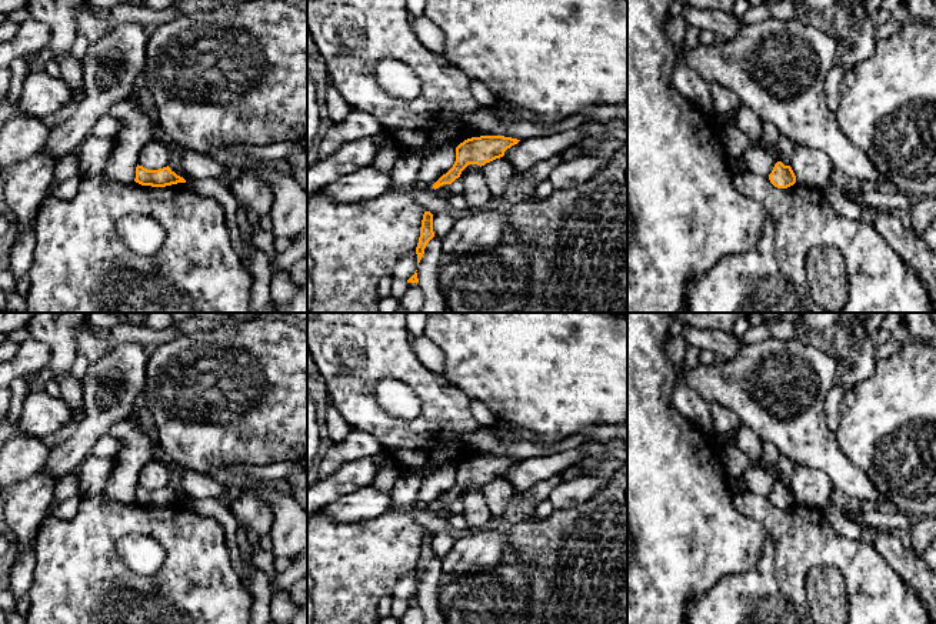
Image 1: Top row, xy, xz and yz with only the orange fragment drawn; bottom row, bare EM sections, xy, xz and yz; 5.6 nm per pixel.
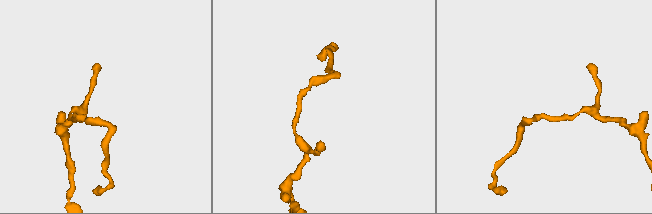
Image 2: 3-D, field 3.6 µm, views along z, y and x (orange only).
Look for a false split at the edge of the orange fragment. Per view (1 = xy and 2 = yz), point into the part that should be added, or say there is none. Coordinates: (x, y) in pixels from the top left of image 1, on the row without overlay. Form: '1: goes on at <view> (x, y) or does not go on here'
1: does not go on here
2: does not go on here

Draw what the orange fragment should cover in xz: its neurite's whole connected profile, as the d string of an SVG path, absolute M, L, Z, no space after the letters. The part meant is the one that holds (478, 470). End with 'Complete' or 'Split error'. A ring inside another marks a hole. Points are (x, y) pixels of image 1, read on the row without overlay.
M480 456L464 460L456 467L453 487L433 504L433 508L436 510L443 504L452 504L469 484L482 487L486 483L503 477L504 471L519 461L517 458L504 456Z. Complete

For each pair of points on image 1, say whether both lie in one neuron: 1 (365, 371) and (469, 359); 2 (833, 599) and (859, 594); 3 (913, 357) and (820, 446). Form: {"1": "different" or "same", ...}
{"1": "different", "2": "different", "3": "different"}

